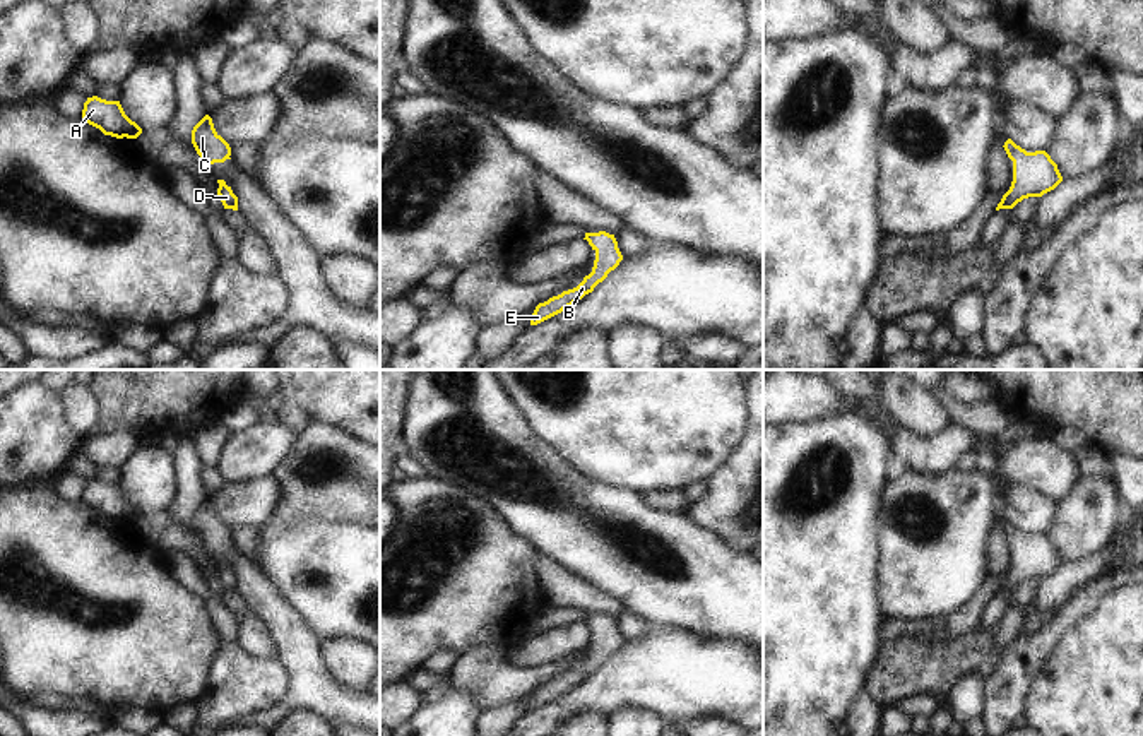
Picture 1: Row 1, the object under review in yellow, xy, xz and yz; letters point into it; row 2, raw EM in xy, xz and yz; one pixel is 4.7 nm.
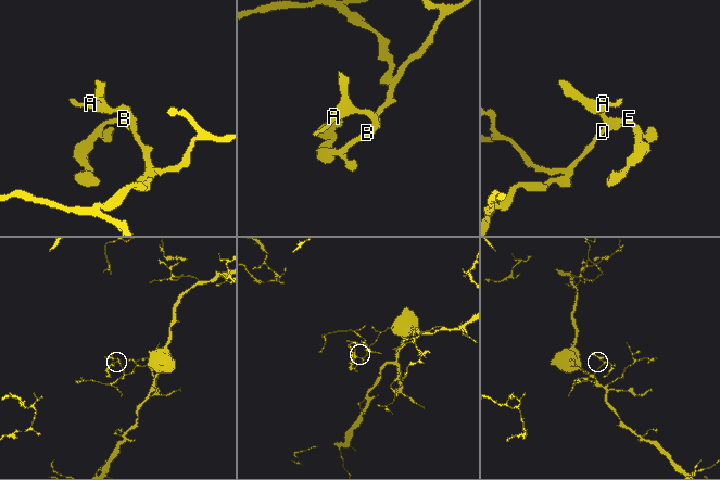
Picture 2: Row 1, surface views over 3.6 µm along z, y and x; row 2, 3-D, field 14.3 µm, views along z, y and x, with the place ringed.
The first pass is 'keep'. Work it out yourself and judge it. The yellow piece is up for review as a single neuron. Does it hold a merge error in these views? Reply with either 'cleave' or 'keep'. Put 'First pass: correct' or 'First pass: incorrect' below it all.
keep
First pass: correct

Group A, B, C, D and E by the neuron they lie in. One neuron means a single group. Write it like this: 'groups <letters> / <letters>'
groups A B C D E

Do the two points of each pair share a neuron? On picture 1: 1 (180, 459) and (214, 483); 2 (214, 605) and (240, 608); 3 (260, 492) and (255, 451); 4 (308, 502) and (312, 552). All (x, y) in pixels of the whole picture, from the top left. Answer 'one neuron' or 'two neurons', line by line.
1: two neurons
2: two neurons
3: two neurons
4: two neurons

